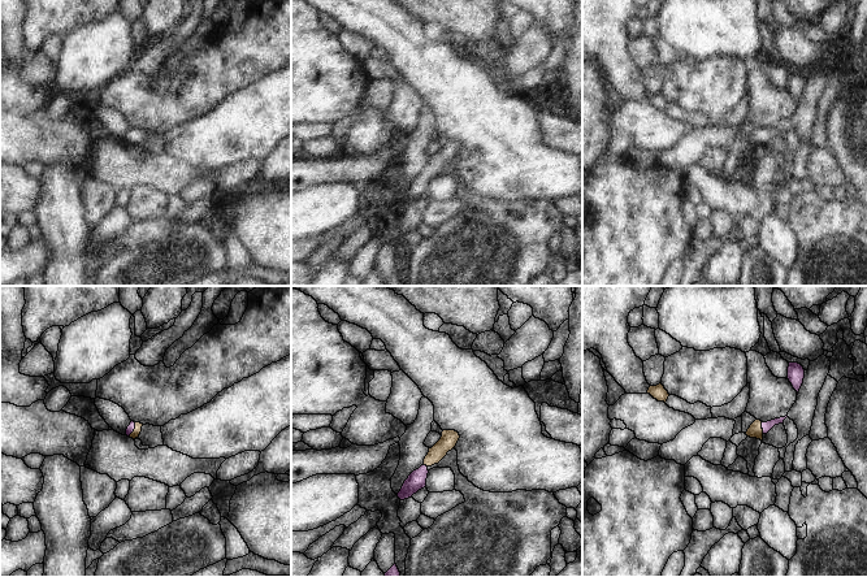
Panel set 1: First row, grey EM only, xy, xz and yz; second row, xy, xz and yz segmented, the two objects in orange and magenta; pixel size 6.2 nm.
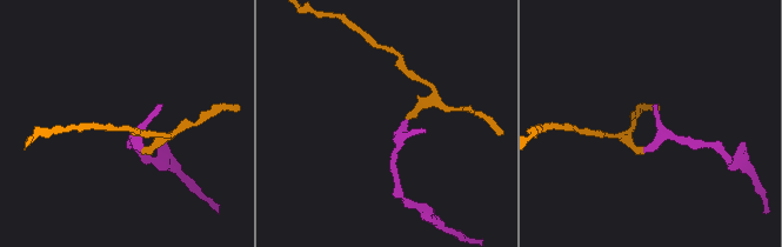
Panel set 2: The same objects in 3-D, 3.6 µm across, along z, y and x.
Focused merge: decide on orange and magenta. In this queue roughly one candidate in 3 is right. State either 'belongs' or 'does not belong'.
belongs

